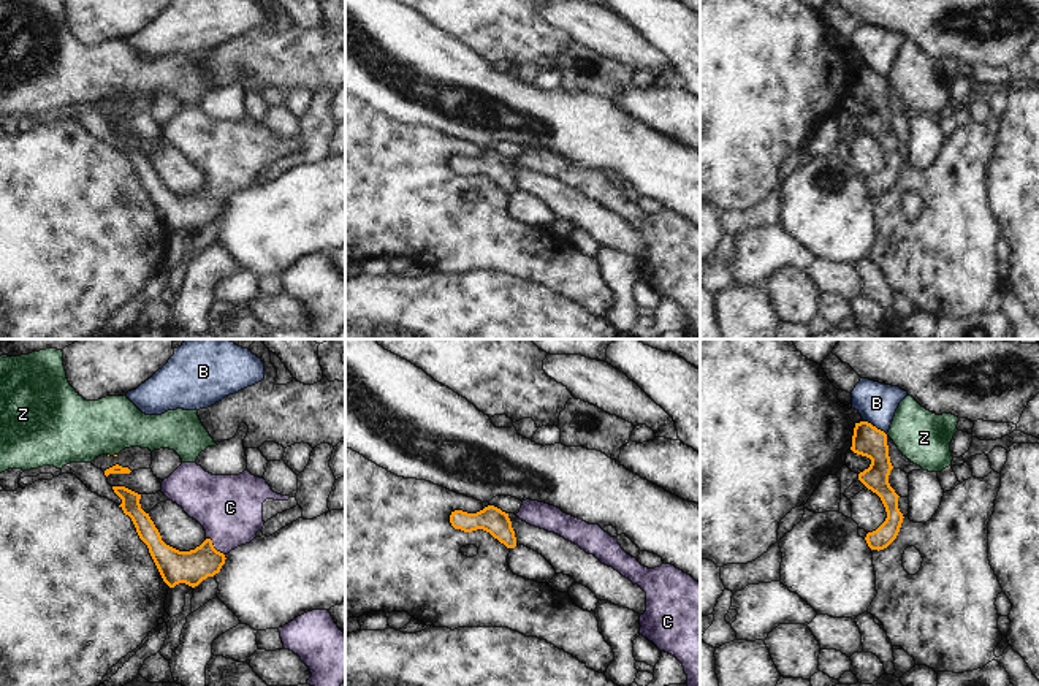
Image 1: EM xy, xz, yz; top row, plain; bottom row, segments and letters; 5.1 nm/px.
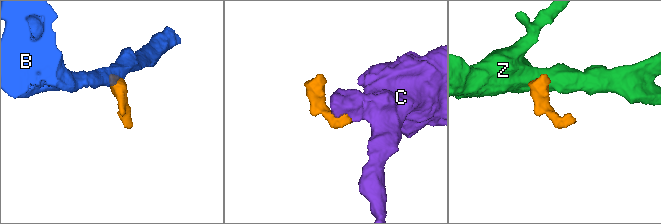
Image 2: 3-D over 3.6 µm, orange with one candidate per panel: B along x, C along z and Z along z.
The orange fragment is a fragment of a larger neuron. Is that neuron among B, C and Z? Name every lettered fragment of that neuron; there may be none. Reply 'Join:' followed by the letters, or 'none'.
Join: C

